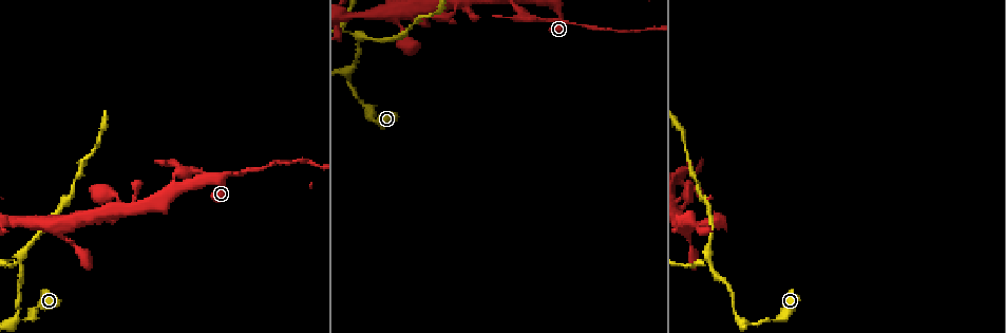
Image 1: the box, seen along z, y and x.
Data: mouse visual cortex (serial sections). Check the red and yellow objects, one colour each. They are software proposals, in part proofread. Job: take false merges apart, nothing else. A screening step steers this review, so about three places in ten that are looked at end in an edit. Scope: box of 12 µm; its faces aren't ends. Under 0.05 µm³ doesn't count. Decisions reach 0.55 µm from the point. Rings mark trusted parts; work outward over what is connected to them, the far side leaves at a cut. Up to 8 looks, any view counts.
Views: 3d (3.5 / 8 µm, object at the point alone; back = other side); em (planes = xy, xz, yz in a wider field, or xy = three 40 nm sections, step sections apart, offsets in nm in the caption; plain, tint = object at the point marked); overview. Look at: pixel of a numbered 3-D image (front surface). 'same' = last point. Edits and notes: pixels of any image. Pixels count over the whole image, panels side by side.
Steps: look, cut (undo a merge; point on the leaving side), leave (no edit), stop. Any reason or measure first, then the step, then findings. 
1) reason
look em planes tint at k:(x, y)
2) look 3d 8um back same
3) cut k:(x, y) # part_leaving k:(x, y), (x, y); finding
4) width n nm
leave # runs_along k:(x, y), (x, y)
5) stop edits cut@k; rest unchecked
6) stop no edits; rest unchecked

thin neck
look 3d 3.5um at 1:(15, 305)

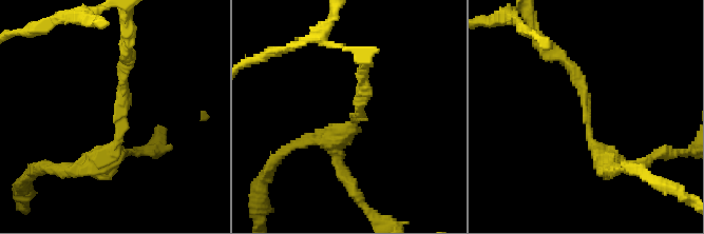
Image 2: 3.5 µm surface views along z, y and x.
leave # all the same cell

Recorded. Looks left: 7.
arms part here
look 3d 3.5um at 1:(22, 256)

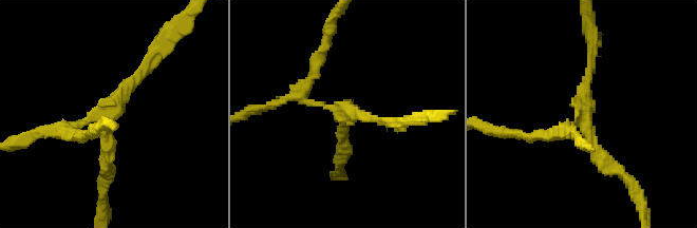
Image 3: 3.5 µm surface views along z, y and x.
arms 3; arm_widths 150, 200, 200 nm
look em xy step 3 tint at 3:(106, 115)

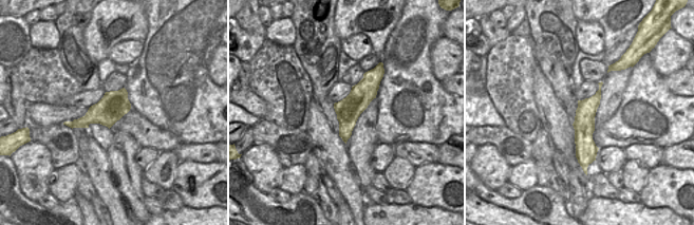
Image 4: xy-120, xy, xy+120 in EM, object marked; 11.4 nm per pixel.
cut 3:(45, 132) # two cells meet here

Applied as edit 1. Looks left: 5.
thick turns thin
look 3d 3.5um at 1:(194, 171)

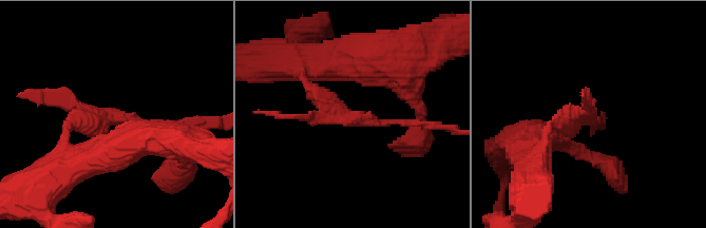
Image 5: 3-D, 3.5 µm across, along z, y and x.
need the tissue
look em xy step 3 tint at 5:(355, 121)

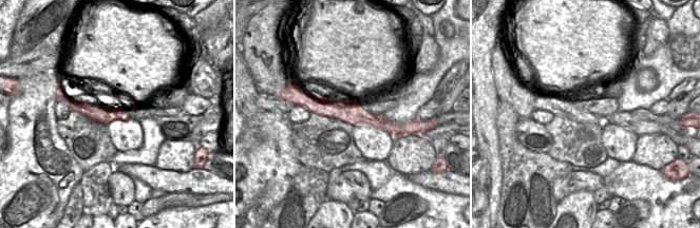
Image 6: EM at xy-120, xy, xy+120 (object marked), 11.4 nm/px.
cut 5:(46, 101) # part_leaving 5:(345, 115), (355, 120), (449, 128); two cells meet here

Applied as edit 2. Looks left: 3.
stop edits cut@3, cut@5; rest unchecked

